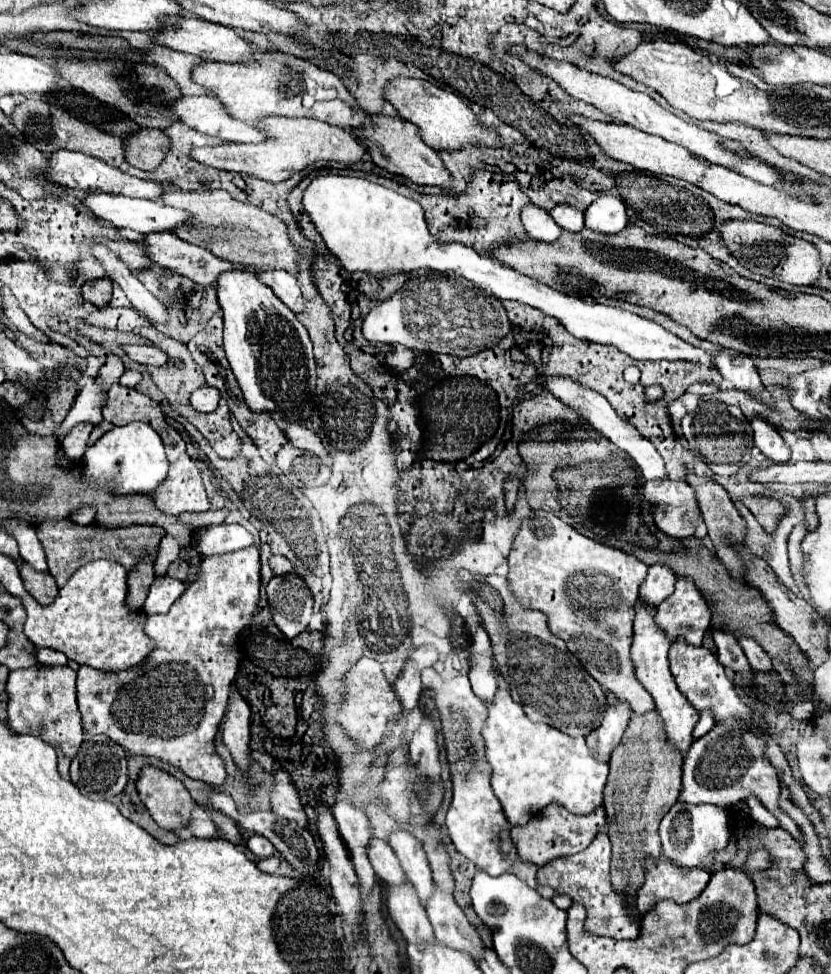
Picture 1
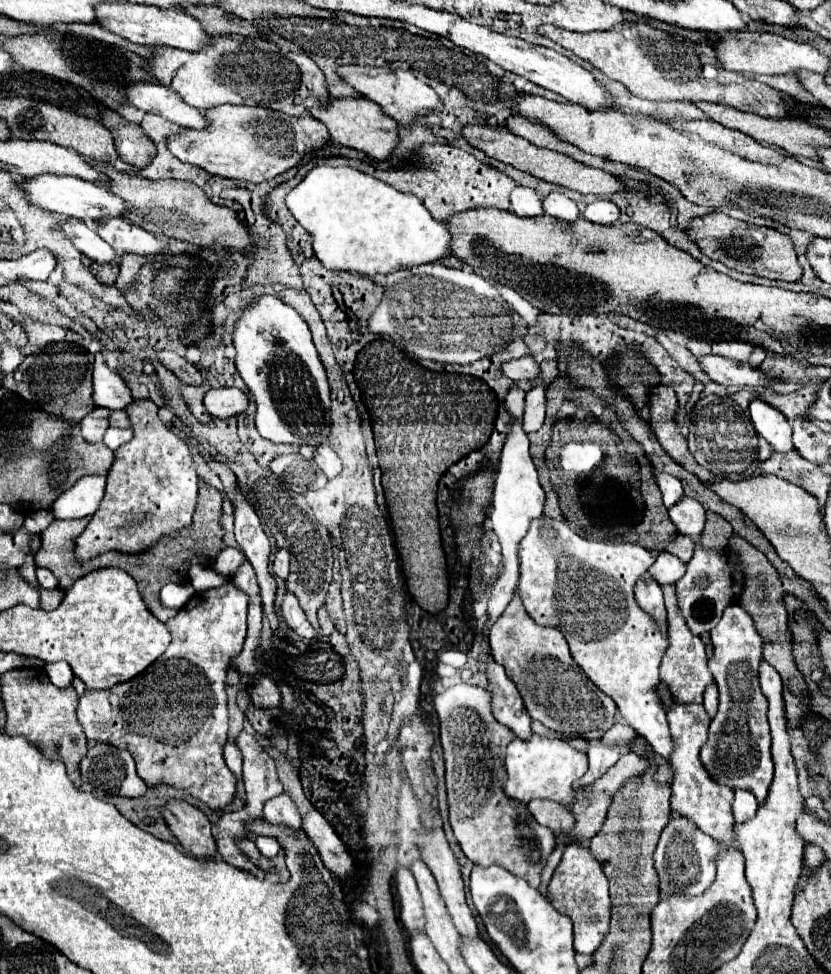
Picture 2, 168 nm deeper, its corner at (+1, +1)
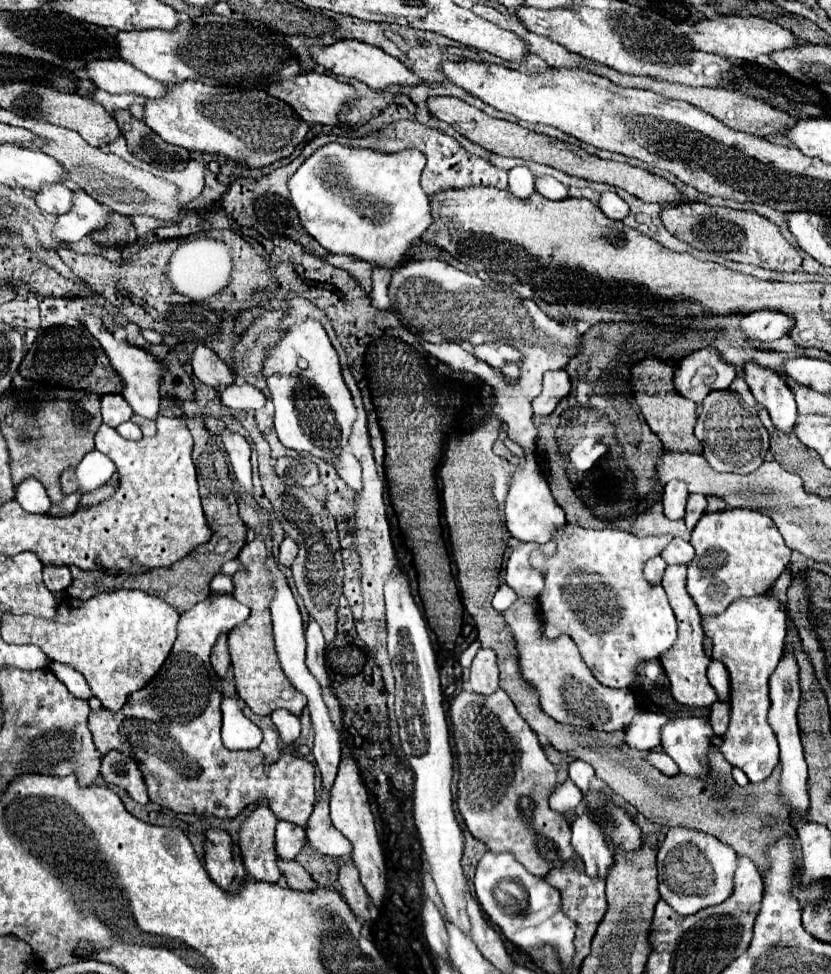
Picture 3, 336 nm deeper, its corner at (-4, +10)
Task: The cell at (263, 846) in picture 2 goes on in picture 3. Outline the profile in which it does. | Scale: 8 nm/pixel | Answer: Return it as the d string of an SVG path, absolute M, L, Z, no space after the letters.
M277 822L275 850L281 858L293 860L305 844L305 828L291 822Z

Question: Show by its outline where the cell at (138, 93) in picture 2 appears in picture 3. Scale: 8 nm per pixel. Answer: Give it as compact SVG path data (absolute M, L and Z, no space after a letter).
M93 60L87 68L89 78L105 92L113 94L135 94L151 100L167 96L167 88L137 70L125 60Z

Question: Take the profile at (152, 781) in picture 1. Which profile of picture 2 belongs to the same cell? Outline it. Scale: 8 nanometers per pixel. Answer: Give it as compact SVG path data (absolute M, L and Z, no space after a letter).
M170 801L162 809L162 815L180 845L190 851L196 859L216 857L212 825L202 811L184 801Z

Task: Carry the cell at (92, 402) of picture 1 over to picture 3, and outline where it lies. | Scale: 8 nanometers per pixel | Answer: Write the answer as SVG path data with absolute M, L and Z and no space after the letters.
M87 314L83 318L83 324L87 326L87 330L101 342L107 358L111 360L111 366L115 368L119 380L123 382L123 392L121 396L125 400L129 400L129 406L133 408L135 414L139 416L145 416L149 420L153 420L157 414L159 414L159 404L161 404L161 396L159 396L159 384L161 384L161 376L165 372L165 368L161 366L161 362L157 362L149 352L137 348L137 346L131 346L127 344L125 340L115 340L111 332L107 332L101 324L99 318Z

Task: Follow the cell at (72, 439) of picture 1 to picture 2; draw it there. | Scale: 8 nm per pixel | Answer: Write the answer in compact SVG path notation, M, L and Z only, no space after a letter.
M98 407L94 409L92 413L88 413L82 421L80 421L80 429L82 429L82 437L90 443L100 443L106 429L110 427L108 425L108 419L110 419L110 411L104 409L104 407Z

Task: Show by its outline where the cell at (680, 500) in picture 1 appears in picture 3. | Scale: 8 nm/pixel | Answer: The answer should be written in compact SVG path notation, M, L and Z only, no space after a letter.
M691 494L687 500L687 510L685 510L685 524L689 530L695 528L699 518L705 514L707 508L707 498L701 494Z

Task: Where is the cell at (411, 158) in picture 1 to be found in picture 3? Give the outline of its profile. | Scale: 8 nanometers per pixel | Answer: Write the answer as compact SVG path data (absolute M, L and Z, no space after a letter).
M305 72L301 76L297 76L297 80L293 80L293 84L289 84L289 88L277 88L277 84L269 86L269 94L281 98L283 102L289 102L293 106L293 110L303 116L303 120L307 120L309 124L329 124L329 126L347 126L345 122L341 122L339 114L341 110L351 102L357 100L357 92L351 84L347 82L339 82L333 76L327 74L315 74L315 72Z

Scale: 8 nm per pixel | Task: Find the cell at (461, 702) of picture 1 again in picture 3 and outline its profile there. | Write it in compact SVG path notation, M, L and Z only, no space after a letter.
M463 688L449 702L449 714L459 764L457 808L471 836L483 842L489 852L511 852L517 862L537 876L545 876L551 868L557 868L569 860L575 854L571 846L569 822L559 812L553 812L547 804L549 784L555 780L555 766L545 758L537 734L519 716L511 698L501 688L489 696Z

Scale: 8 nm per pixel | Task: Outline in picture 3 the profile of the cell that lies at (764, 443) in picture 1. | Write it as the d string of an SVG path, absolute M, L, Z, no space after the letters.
M755 362L745 364L745 380L757 404L769 412L775 428L791 432L797 422L797 406L785 380L771 368L763 368Z

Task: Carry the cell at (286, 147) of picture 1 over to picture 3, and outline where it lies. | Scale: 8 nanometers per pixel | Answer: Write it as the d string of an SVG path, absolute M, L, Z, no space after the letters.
M185 82L185 84L167 86L167 88L169 88L169 96L165 96L165 100L147 100L143 122L169 144L181 146L185 150L201 152L201 154L219 154L249 170L259 170L263 166L269 166L277 160L291 156L293 150L303 142L303 138L311 130L311 124L305 122L301 116L297 116L289 104L285 104L283 100L277 100L275 96L269 96L267 92L255 92L255 90L243 90L243 88L239 90L213 88L201 82Z

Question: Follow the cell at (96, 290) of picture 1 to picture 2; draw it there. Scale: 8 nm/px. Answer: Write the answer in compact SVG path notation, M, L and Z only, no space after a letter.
M82 255L82 263L96 275L98 281L102 281L106 285L112 285L118 277L118 265L116 263L96 263L96 261L88 259L86 255Z

